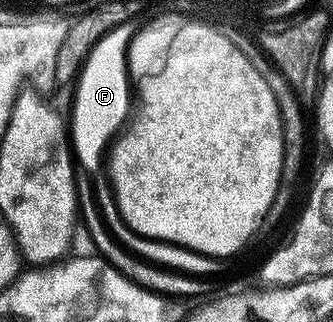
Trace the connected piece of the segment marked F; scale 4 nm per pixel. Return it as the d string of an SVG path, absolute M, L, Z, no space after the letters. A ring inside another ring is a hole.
M133 21L125 22L120 28L108 32L108 36L99 40L94 45L94 51L86 57L82 73L76 79L78 91L74 94L72 150L76 155L77 165L83 171L94 172L101 162L103 165L104 155L112 139L123 129L131 113L132 82L128 77L128 47L130 39L136 33L134 25ZM126 113L128 113L127 118Z

